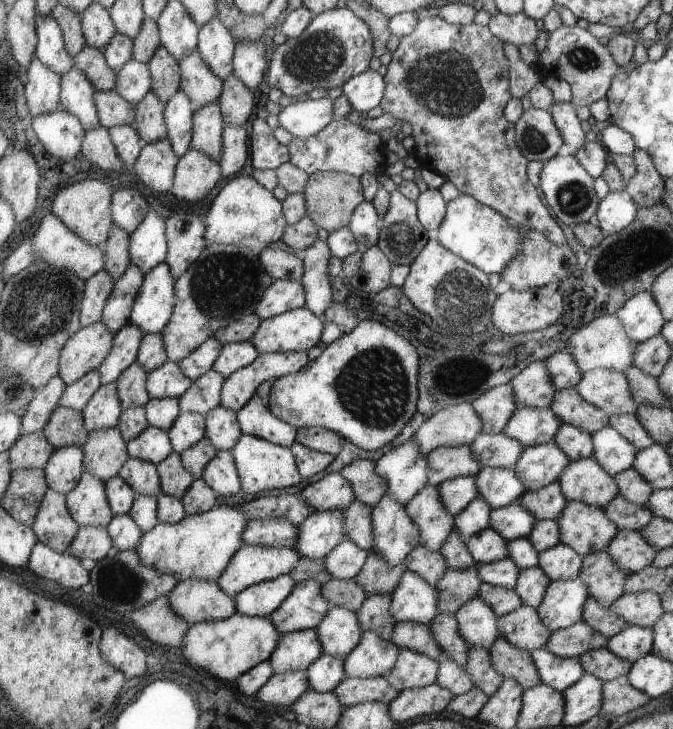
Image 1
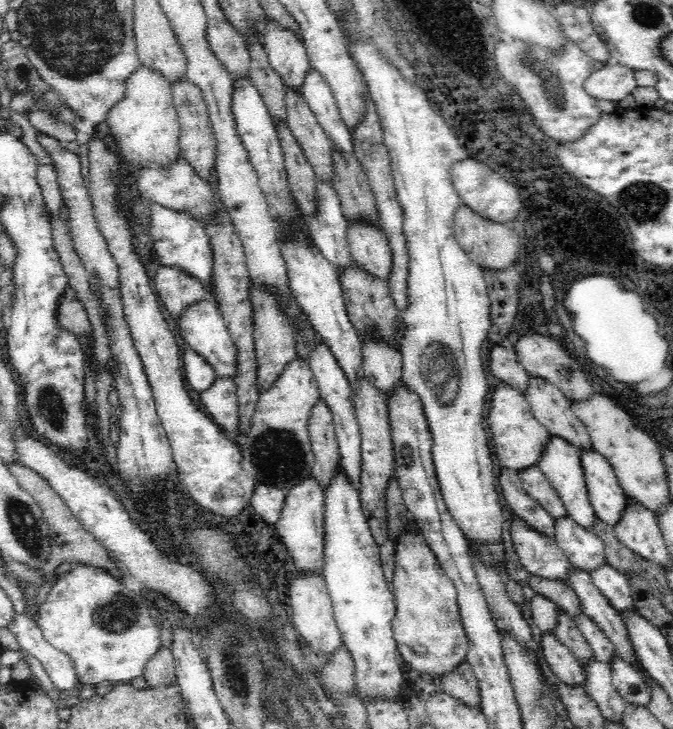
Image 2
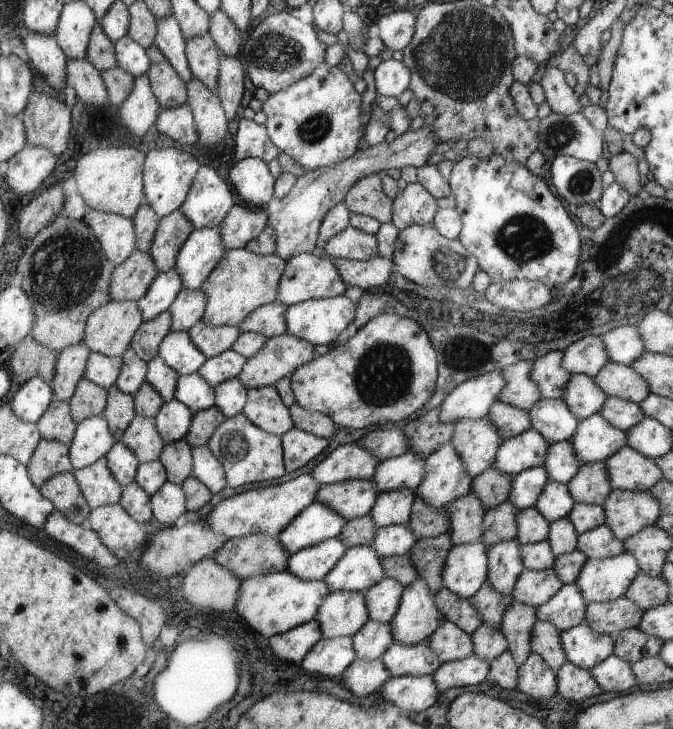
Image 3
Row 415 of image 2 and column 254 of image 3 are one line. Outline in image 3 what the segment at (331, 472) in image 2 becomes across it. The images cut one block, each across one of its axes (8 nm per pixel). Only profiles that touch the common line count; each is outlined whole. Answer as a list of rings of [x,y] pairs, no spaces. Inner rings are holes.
[[[277,301],[262,306],[253,312],[238,328],[262,334],[267,340],[287,333],[288,306]]]

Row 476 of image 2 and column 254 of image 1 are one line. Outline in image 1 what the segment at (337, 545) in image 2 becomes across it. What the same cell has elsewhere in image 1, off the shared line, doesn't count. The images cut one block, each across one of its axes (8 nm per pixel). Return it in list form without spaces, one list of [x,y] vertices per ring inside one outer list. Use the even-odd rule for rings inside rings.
[[[302,307],[263,320],[251,342],[260,353],[307,352],[323,344],[324,328],[321,316]]]

